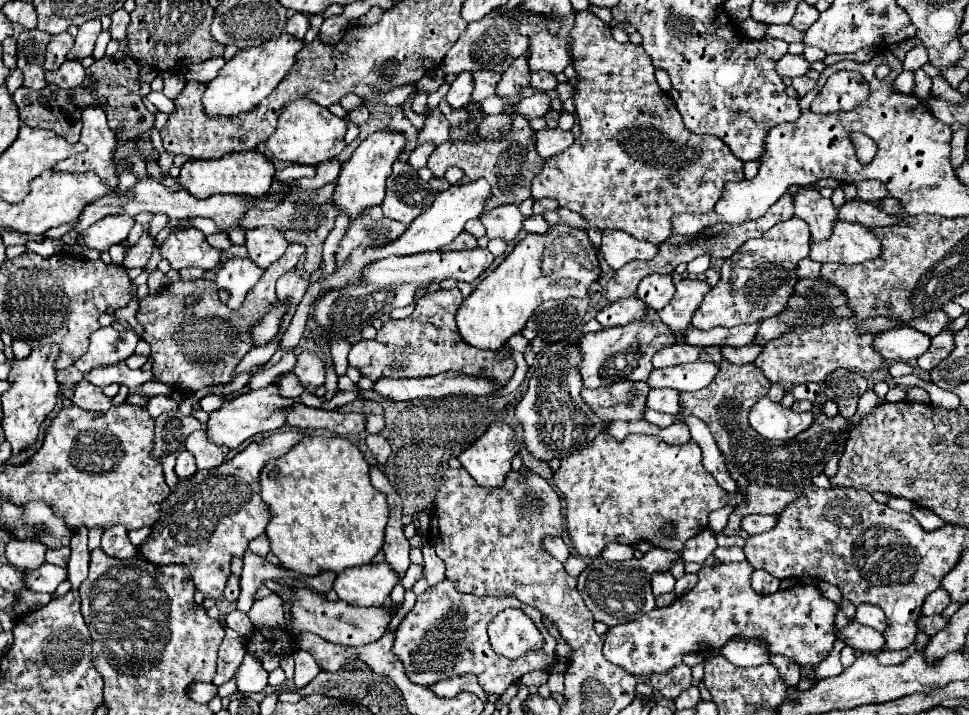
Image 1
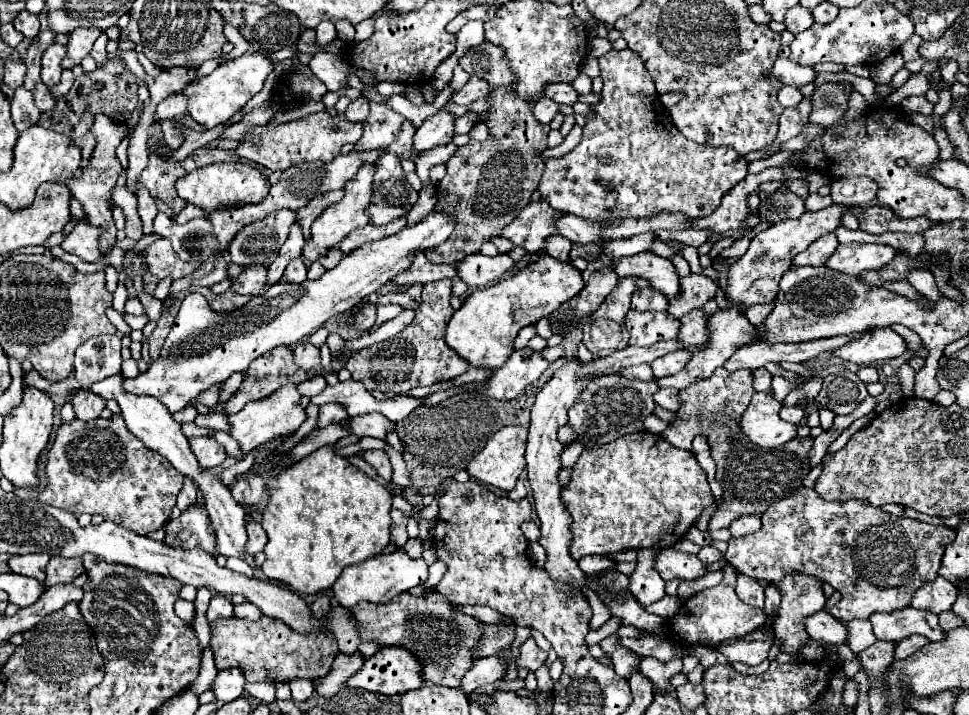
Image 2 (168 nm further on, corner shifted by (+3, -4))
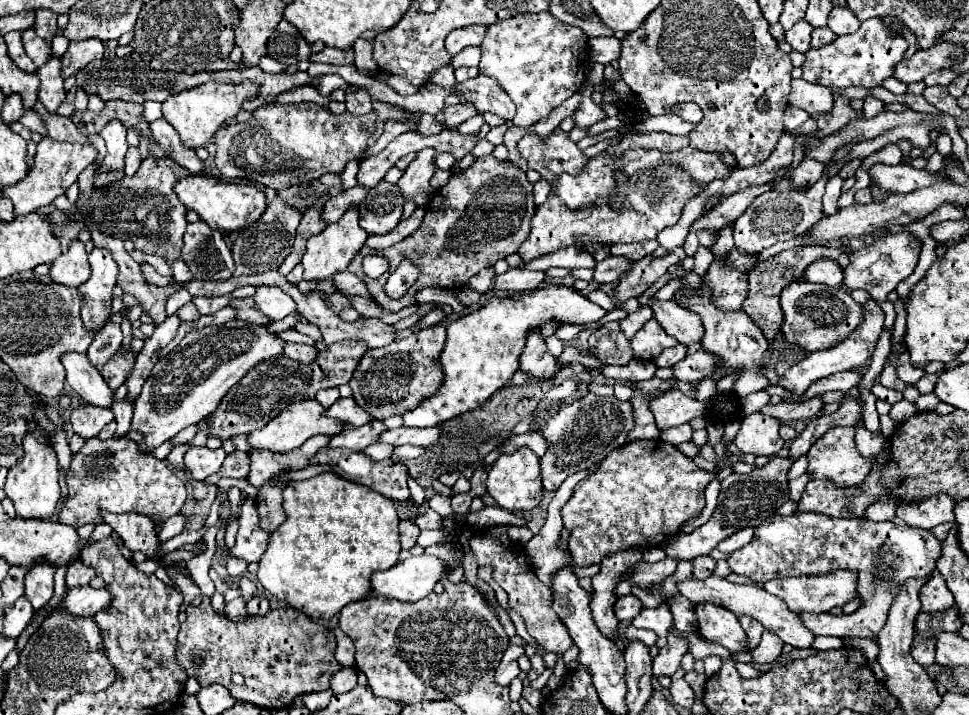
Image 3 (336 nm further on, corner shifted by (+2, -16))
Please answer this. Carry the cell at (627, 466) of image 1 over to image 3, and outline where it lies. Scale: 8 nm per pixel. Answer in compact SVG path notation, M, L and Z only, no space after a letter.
M637 440L637 442L623 444L621 448L613 450L613 452L603 460L601 468L599 468L595 474L589 474L585 480L581 480L581 482L575 486L573 496L571 496L569 502L561 508L563 526L565 526L567 532L569 532L569 550L571 550L573 560L575 560L579 566L591 566L591 564L599 564L607 554L619 552L619 550L627 550L627 548L663 548L665 542L669 542L689 518L695 518L695 516L701 514L701 510L705 508L705 488L707 488L707 484L709 484L713 478L715 478L715 474L701 470L691 458L687 458L685 454L681 454L681 452L677 450L677 446L671 446L671 444L663 442L663 440Z

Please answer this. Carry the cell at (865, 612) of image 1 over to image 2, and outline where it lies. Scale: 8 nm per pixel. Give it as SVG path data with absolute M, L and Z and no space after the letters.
M904 608L892 614L876 612L874 616L870 616L870 622L878 640L900 642L902 638L908 638L912 634L922 634L928 640L944 638L944 632L938 626L938 616L916 608Z

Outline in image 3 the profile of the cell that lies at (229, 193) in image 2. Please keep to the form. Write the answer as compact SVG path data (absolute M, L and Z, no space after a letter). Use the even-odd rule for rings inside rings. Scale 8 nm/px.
M189 174L185 178L181 178L175 186L173 186L177 198L193 212L199 214L199 218L209 224L209 228L217 228L219 232L237 232L247 228L251 222L255 222L257 218L261 218L261 214L267 208L267 200L265 194L261 190L257 190L255 186L245 186L245 184L233 184L233 182L225 182L221 178L213 178L213 176L205 176L205 174ZM255 210L255 218L247 218L251 212Z

